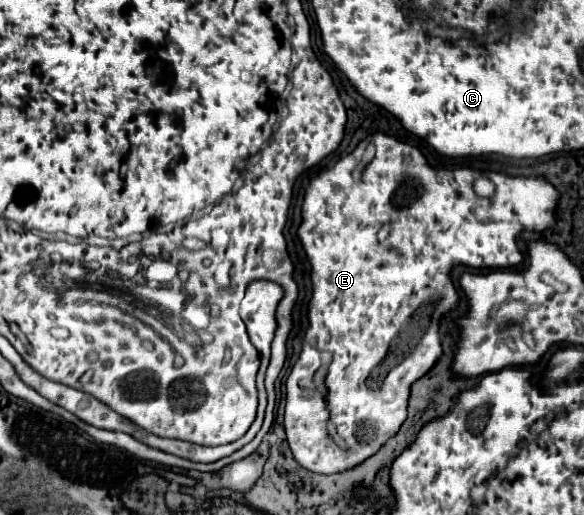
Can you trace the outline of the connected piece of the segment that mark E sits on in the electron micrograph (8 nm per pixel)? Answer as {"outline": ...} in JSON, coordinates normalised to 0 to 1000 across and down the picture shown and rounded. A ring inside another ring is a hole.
{"outline":[[[640,258],[620,270],[603,297],[586,305],[572,324],[548,332],[534,344],[521,390],[517,390],[517,433],[507,449],[521,491],[531,507],[531,542],[534,542],[534,581],[527,592],[527,639],[517,658],[517,685],[503,705],[493,736],[490,736],[490,802],[486,802],[486,833],[490,852],[500,872],[503,891],[527,915],[538,918],[582,918],[592,911],[610,907],[634,883],[640,883],[664,849],[671,849],[682,829],[697,812],[699,771],[702,751],[709,740],[726,732],[757,689],[757,616],[771,608],[784,588],[784,565],[774,546],[774,522],[781,515],[812,518],[812,522],[860,522],[860,518],[884,518],[897,507],[890,487],[890,456],[897,449],[928,452],[952,437],[952,398],[955,398],[955,367],[935,351],[935,344],[877,344],[856,332],[818,332],[805,324],[788,328],[743,328],[723,293],[709,282],[688,278],[661,258]],[[630,282],[640,285],[640,305],[634,317],[623,317],[623,297]],[[818,340],[832,340],[846,351],[849,375],[839,386],[825,386],[808,371],[808,355]]]}

